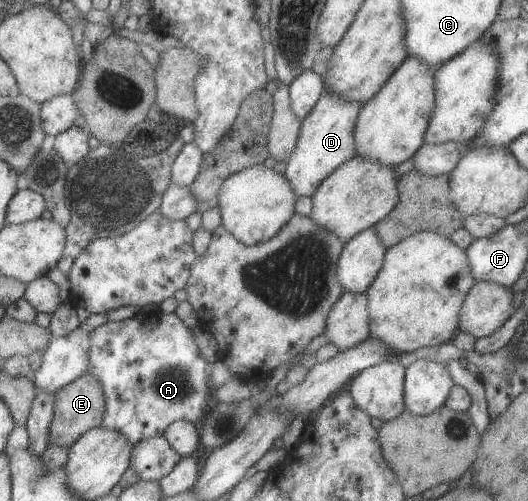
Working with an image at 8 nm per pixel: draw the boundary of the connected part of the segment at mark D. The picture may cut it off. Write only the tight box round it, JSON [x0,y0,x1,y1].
[284,91,364,196]

